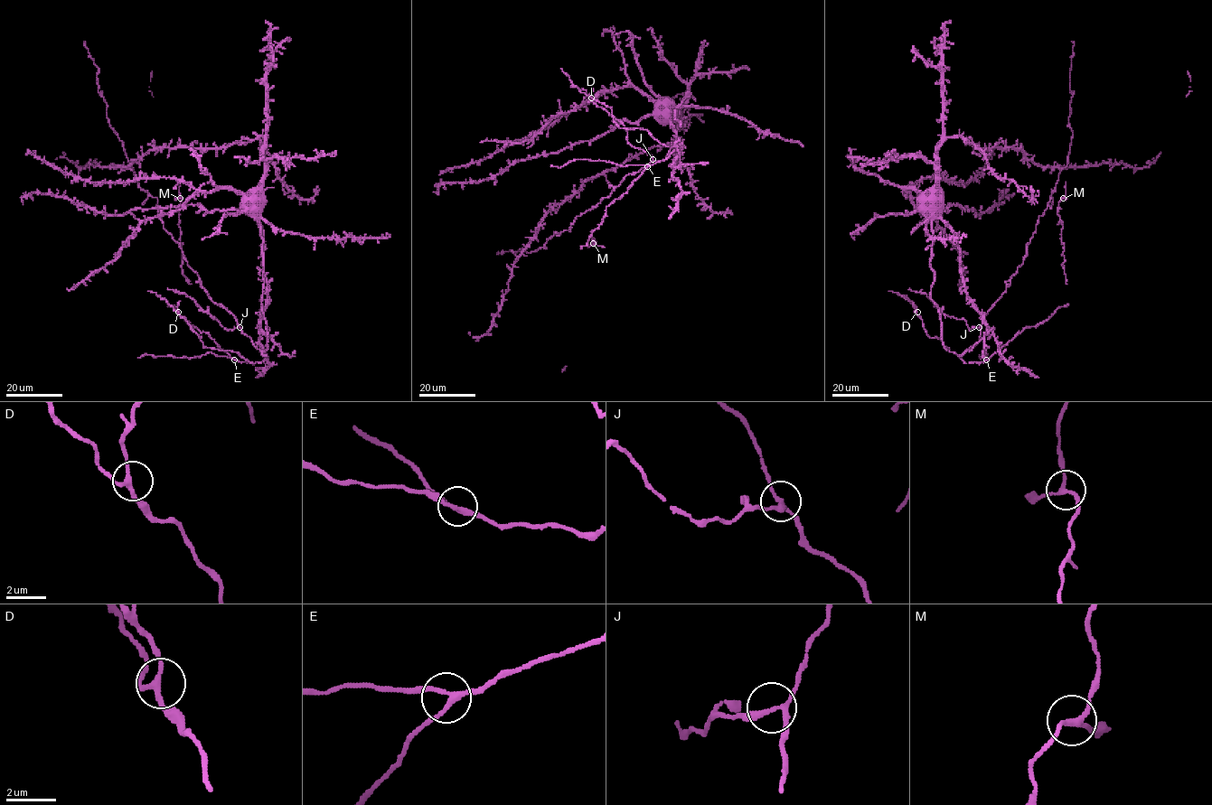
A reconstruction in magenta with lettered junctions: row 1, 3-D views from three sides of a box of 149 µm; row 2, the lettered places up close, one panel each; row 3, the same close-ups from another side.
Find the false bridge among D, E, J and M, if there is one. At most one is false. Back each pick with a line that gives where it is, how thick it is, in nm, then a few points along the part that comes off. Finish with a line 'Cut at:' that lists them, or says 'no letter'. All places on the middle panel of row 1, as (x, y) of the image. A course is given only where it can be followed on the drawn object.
Cut at: no letter

